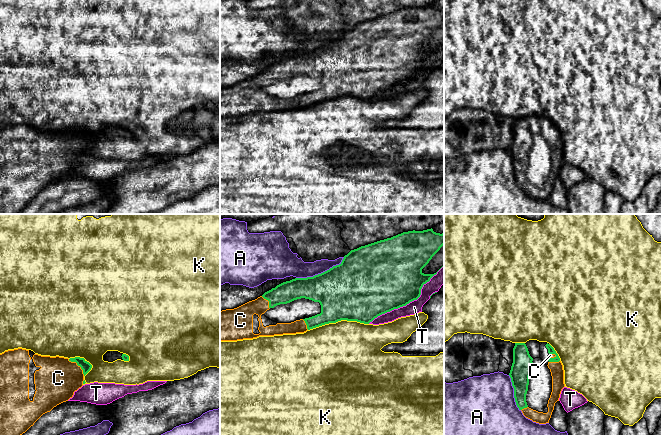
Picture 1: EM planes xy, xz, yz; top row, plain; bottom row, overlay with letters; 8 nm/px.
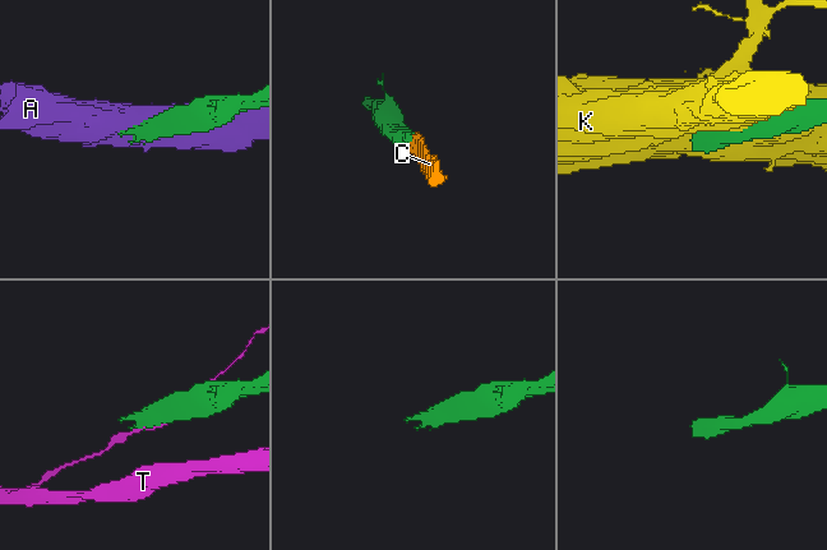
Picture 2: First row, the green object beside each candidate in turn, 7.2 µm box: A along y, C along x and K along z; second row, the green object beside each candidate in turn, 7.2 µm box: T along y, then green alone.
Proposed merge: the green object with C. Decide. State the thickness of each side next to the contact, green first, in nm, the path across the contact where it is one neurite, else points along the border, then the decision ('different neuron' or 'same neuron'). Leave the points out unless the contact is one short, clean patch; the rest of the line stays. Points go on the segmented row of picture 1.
80/340 nm | same neuron

